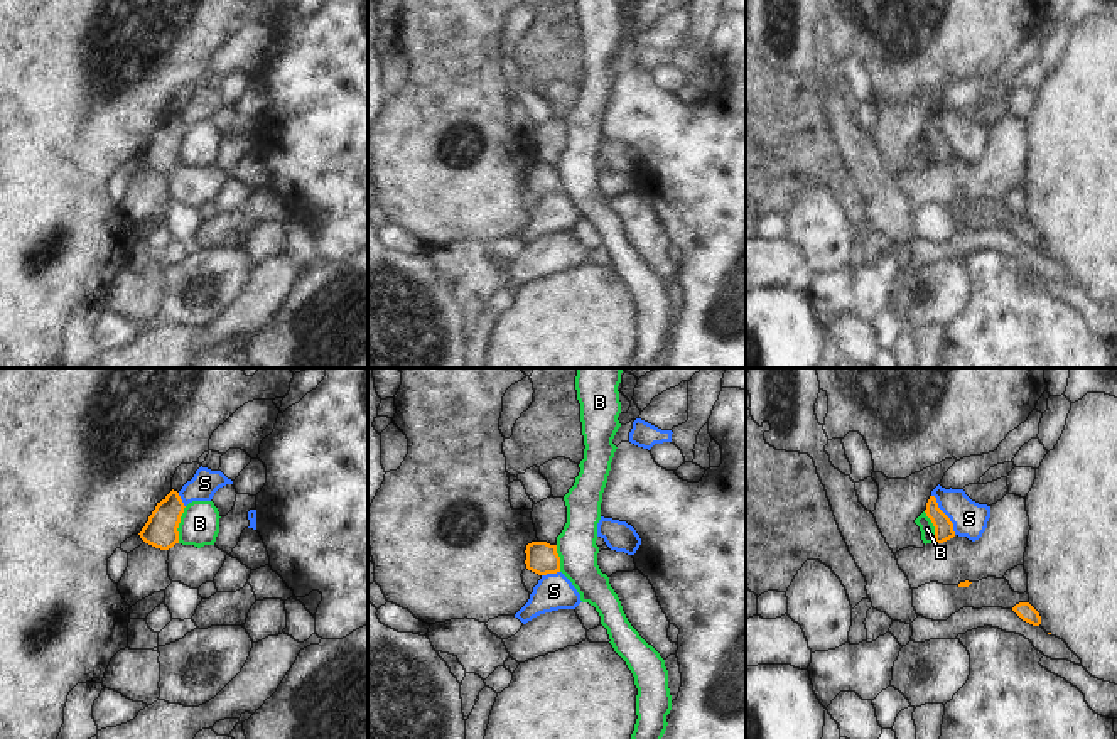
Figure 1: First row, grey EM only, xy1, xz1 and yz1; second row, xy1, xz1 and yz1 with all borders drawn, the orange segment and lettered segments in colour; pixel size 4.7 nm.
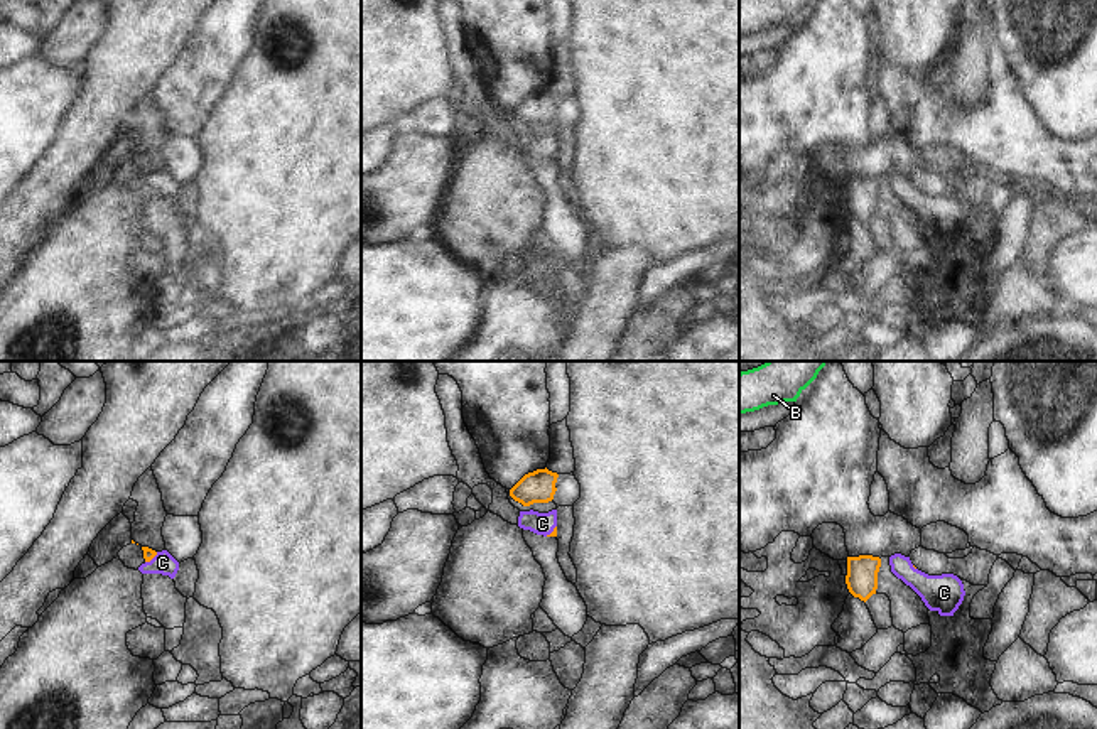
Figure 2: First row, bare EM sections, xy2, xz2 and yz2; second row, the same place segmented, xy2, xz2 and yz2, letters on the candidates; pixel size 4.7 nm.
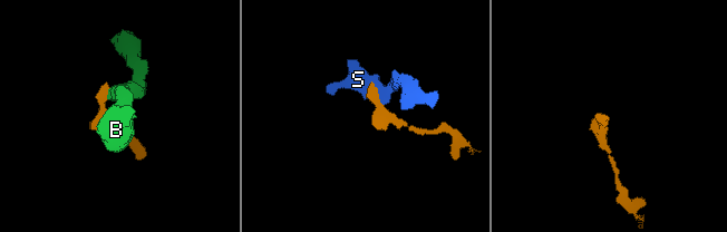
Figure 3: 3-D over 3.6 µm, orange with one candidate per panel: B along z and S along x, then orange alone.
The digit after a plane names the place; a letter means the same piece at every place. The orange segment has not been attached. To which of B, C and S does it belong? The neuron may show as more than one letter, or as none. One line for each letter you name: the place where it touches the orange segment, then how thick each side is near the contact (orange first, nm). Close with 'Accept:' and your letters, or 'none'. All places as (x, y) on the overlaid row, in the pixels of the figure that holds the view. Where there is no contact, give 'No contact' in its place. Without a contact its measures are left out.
C: Touches orange at xy2 (151, 559). Thickness 60 nm (orange) against 100 nm
Accept: C

